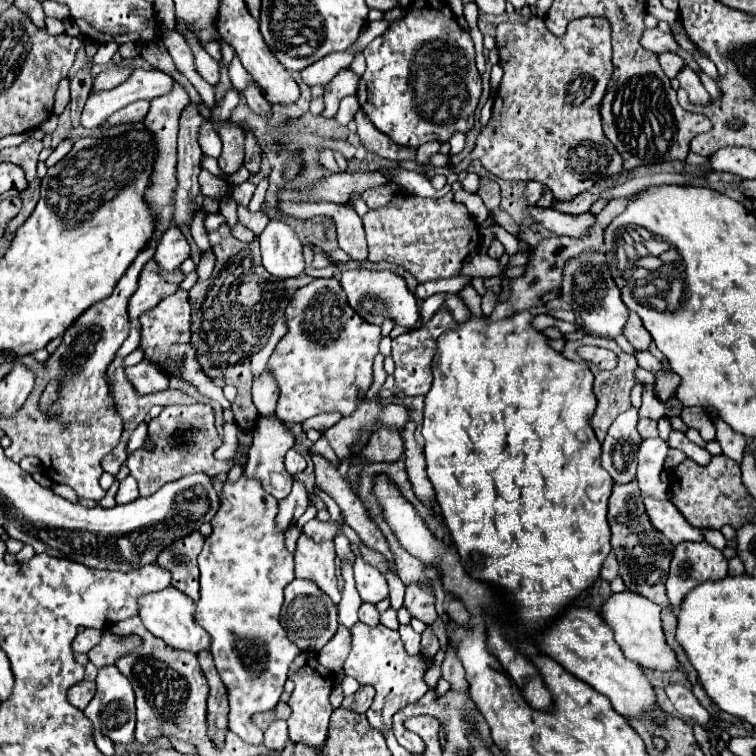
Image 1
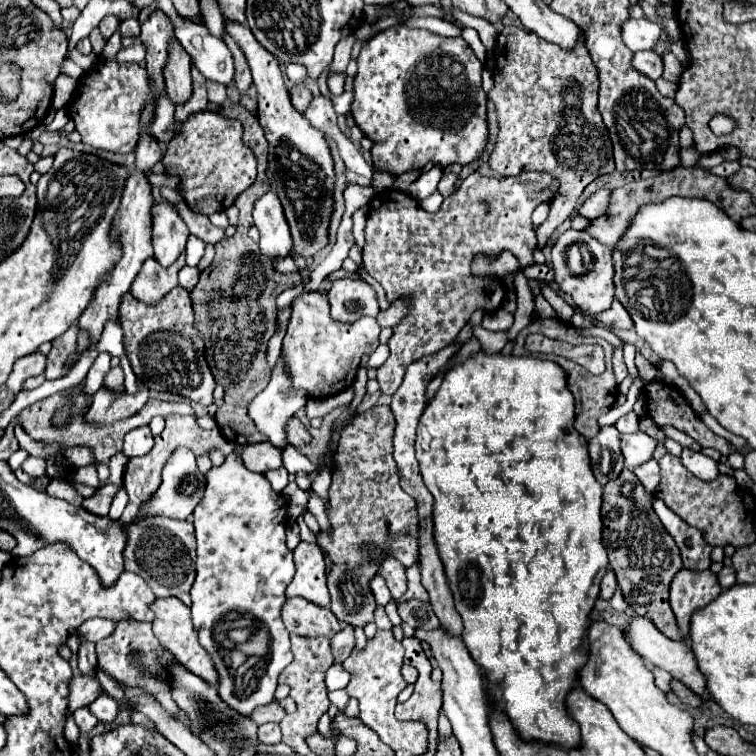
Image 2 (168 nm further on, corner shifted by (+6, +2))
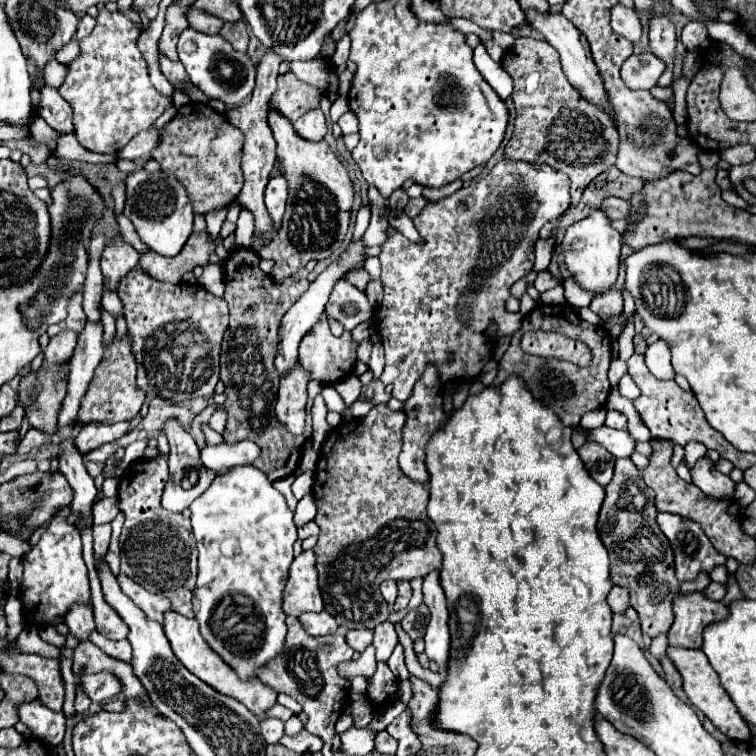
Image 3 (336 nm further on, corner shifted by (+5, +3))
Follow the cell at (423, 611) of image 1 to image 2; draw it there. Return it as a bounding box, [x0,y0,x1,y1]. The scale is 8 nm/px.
[398,599,440,631]

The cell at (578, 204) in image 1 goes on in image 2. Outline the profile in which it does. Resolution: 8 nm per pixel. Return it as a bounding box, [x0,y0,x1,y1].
[578,189,610,219]

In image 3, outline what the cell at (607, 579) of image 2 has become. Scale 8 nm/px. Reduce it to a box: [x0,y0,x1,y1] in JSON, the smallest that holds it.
[607,586,629,614]

